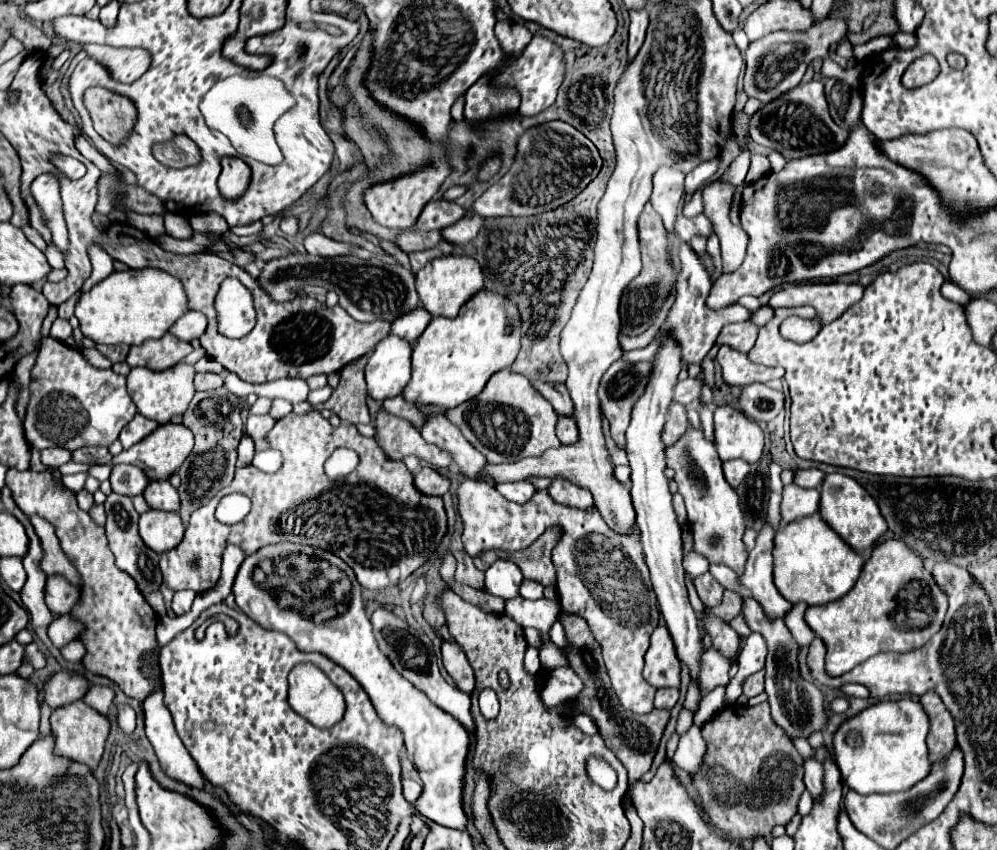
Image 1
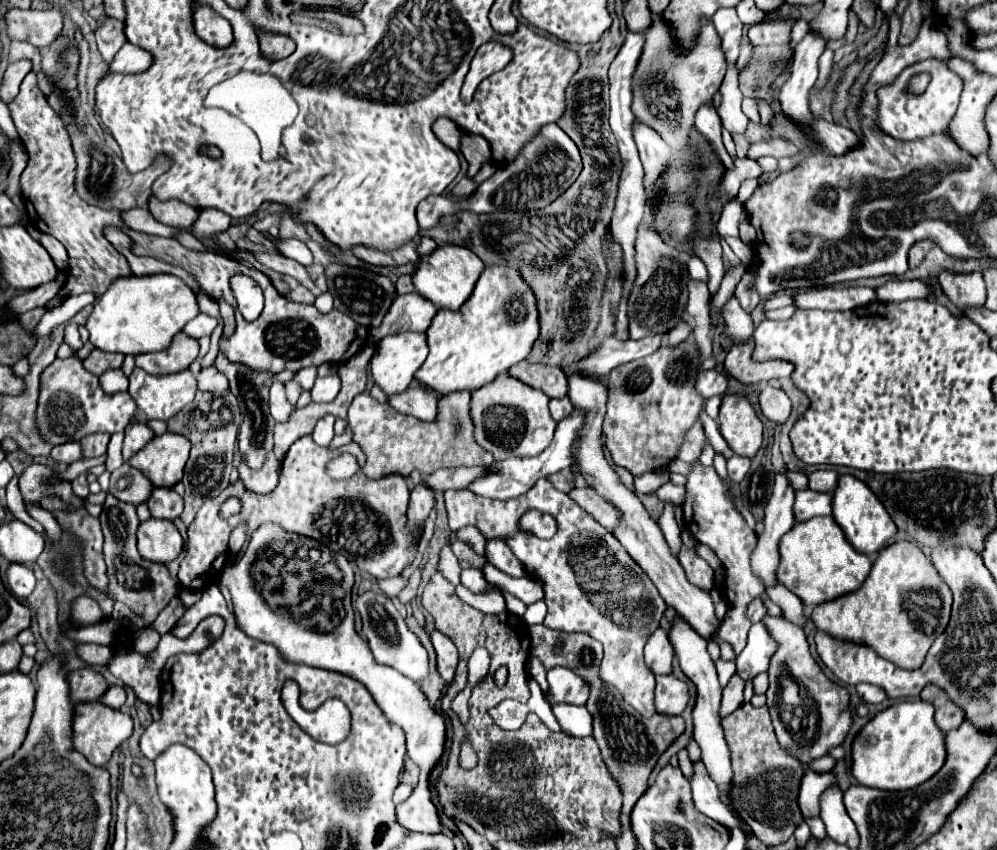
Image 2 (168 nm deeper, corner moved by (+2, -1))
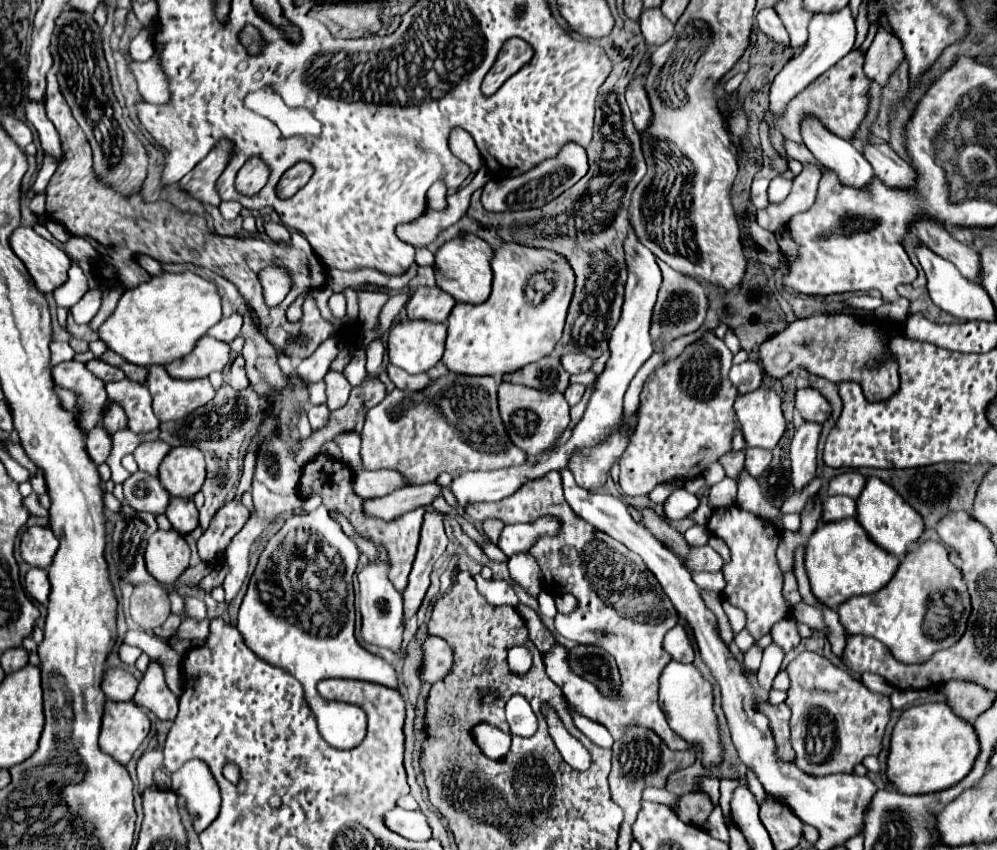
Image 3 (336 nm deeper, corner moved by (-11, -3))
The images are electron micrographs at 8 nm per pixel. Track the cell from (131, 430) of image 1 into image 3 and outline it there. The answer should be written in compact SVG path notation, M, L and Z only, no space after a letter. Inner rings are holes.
M150 441L150 443L142 443L136 447L134 451L134 459L140 467L140 471L146 471L150 475L158 475L158 467L162 463L162 459L168 455L170 445L158 441Z

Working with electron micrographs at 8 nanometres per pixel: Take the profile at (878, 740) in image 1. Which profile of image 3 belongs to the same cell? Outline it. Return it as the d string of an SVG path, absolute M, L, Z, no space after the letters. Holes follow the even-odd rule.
M926 703L906 709L896 723L886 775L904 795L936 793L960 783L972 771L978 753L980 743L970 721L958 717L948 703Z

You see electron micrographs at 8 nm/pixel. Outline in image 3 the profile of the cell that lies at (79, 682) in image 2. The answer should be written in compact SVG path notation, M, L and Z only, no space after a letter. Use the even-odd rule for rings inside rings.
M110 667L104 675L102 689L110 701L132 701L138 691L138 679L122 667Z

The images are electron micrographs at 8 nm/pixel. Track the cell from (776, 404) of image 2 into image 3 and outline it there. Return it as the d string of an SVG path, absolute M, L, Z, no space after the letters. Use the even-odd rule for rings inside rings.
M812 387L798 389L796 407L800 409L802 419L810 419L810 421L818 421L818 423L824 423L832 413L828 399L818 389L812 389Z

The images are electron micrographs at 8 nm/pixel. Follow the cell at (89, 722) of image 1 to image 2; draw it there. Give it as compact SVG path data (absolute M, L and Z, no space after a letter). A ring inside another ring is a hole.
M89 701L89 703L79 703L73 709L73 725L71 725L71 741L73 747L93 765L103 767L111 753L115 751L117 745L121 745L131 733L133 733L133 719L121 711L109 709L101 705L99 701Z

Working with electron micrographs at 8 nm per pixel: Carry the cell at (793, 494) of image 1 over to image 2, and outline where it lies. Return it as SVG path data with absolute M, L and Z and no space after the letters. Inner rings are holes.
M811 489L795 491L793 515L795 515L795 521L807 521L817 515L831 515L831 495L817 493Z

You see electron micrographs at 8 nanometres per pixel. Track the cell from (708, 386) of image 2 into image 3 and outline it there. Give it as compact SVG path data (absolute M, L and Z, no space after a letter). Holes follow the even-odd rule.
M746 361L742 365L734 365L730 369L730 381L738 389L738 393L750 393L762 385L764 369L758 361Z

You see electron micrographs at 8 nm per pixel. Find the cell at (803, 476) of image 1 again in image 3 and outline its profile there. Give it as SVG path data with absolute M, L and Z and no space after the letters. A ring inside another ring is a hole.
M848 471L848 473L842 473L830 481L828 495L848 495L852 499L858 499L864 485L866 485L864 475L860 475L858 471Z

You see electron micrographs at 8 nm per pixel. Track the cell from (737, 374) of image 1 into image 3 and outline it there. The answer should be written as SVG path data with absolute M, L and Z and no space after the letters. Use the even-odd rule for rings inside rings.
M812 315L789 324L781 333L760 347L760 359L768 375L784 377L792 369L804 367L828 381L856 381L862 385L870 403L884 401L900 389L898 365L878 335L878 321L858 319L850 315Z

